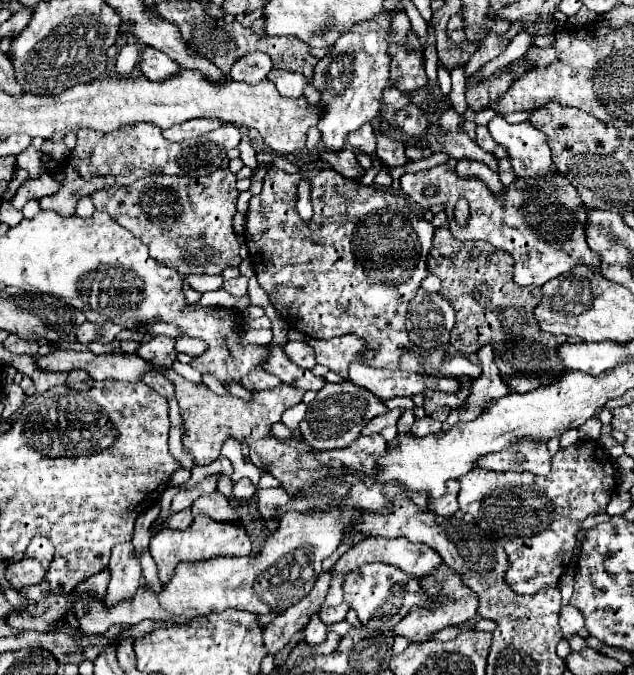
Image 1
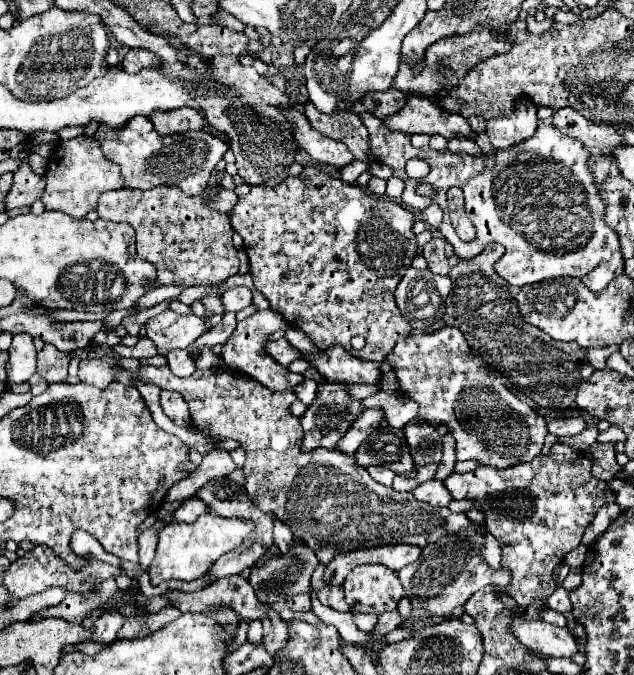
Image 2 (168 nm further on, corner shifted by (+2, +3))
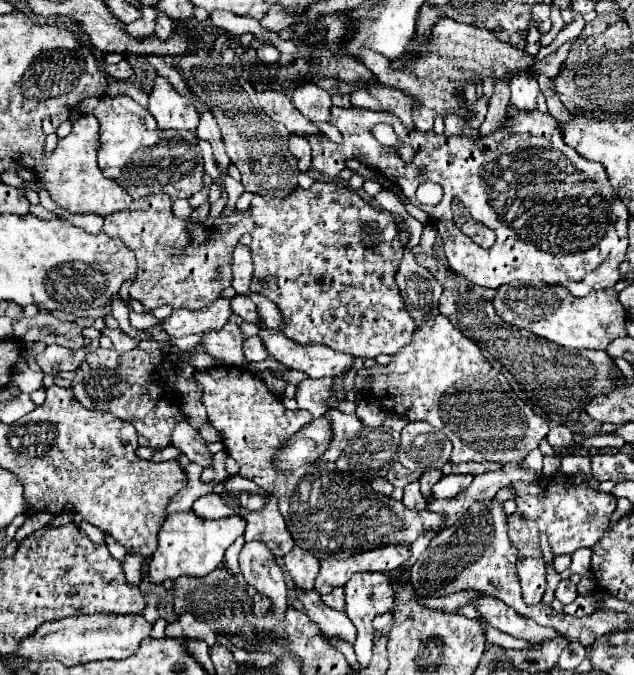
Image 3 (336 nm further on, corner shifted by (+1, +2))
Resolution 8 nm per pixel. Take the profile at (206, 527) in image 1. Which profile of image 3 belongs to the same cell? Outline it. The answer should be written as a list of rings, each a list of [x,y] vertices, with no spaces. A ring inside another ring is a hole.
[[[192,511],[186,513],[170,513],[162,525],[158,535],[158,549],[152,555],[148,577],[152,583],[164,583],[166,579],[178,579],[182,575],[202,577],[214,571],[222,559],[226,549],[240,537],[246,529],[246,519],[240,515],[230,515],[222,519],[200,519]]]

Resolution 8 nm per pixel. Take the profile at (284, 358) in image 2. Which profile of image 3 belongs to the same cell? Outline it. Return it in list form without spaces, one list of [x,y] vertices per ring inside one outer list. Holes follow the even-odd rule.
[[[248,337],[244,341],[242,349],[244,349],[244,355],[248,361],[264,361],[268,357],[268,353],[266,353],[266,349],[258,337]]]

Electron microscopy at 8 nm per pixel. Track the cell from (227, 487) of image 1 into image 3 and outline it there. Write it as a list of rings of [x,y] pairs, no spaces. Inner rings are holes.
[[[294,547],[290,551],[290,555],[284,557],[284,565],[290,571],[290,575],[298,587],[302,587],[302,589],[314,587],[314,579],[318,575],[318,565],[320,565],[320,561],[314,555],[306,553],[300,547]]]

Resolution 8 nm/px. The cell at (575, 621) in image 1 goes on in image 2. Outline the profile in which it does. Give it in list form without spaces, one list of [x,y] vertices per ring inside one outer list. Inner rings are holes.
[[[559,586],[549,598],[547,604],[551,610],[561,612],[561,614],[569,614],[571,612],[571,600],[569,600],[569,590],[565,590],[563,586]]]

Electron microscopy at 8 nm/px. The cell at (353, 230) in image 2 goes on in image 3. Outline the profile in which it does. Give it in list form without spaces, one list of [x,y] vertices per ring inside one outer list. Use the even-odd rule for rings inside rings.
[[[316,181],[310,189],[296,189],[286,201],[254,197],[250,215],[256,223],[250,243],[254,261],[250,291],[278,305],[284,317],[282,333],[288,339],[300,345],[320,343],[362,359],[376,359],[380,353],[394,355],[412,341],[416,323],[406,311],[394,281],[404,243],[400,241],[398,219],[392,213],[368,205],[352,189],[338,189],[334,183]]]

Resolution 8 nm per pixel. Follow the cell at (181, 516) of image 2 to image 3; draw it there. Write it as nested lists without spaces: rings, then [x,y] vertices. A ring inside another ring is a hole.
[[[210,493],[210,495],[204,495],[204,497],[196,499],[192,511],[202,519],[218,519],[218,517],[228,517],[228,515],[234,513],[224,503],[224,499],[220,495],[216,495],[216,493]]]

